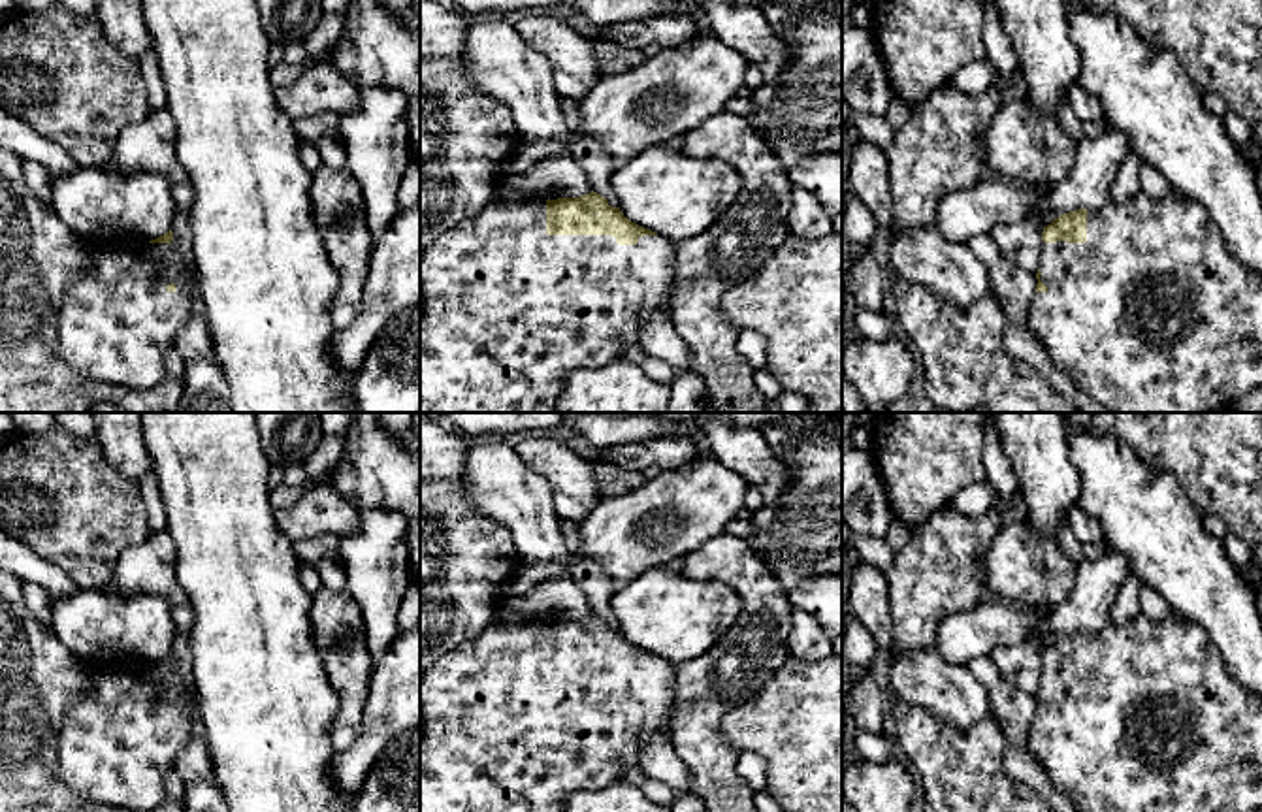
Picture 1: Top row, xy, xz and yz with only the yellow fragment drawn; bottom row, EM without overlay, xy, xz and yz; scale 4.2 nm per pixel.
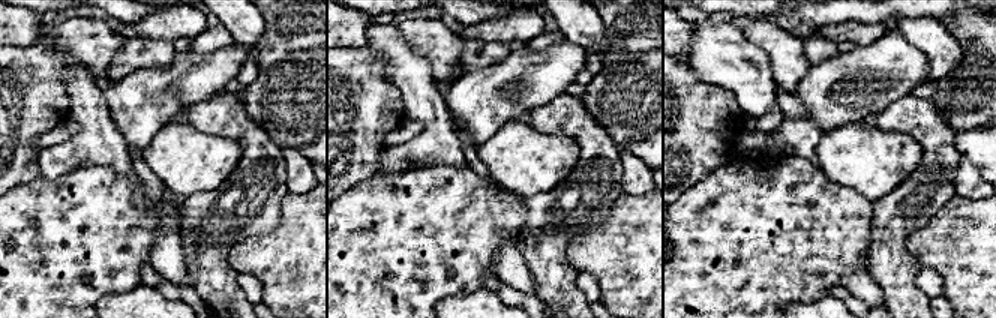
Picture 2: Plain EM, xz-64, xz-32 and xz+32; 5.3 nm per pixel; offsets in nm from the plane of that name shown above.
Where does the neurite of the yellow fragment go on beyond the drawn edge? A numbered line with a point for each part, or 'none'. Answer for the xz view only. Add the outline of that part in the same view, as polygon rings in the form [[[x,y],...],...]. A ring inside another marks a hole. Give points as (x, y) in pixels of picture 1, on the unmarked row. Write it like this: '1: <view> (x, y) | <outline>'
1: xz (505, 728) | [[[546,622],[488,625],[426,671],[420,682],[420,812],[561,812],[565,795],[597,789],[639,767],[642,740],[650,733],[667,733],[674,708],[676,669],[663,658],[642,658],[637,667],[618,667],[612,658],[548,658]]]

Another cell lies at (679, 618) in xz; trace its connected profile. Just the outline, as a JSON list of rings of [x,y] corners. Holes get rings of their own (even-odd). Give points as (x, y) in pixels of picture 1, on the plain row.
[[[654,567],[616,590],[610,609],[623,639],[676,665],[714,648],[738,622],[742,601],[723,582]]]

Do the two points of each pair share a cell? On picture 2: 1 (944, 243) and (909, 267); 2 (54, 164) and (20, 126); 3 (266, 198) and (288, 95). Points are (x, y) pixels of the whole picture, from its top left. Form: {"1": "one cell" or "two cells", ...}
{"1": "two cells", "2": "two cells", "3": "two cells"}

